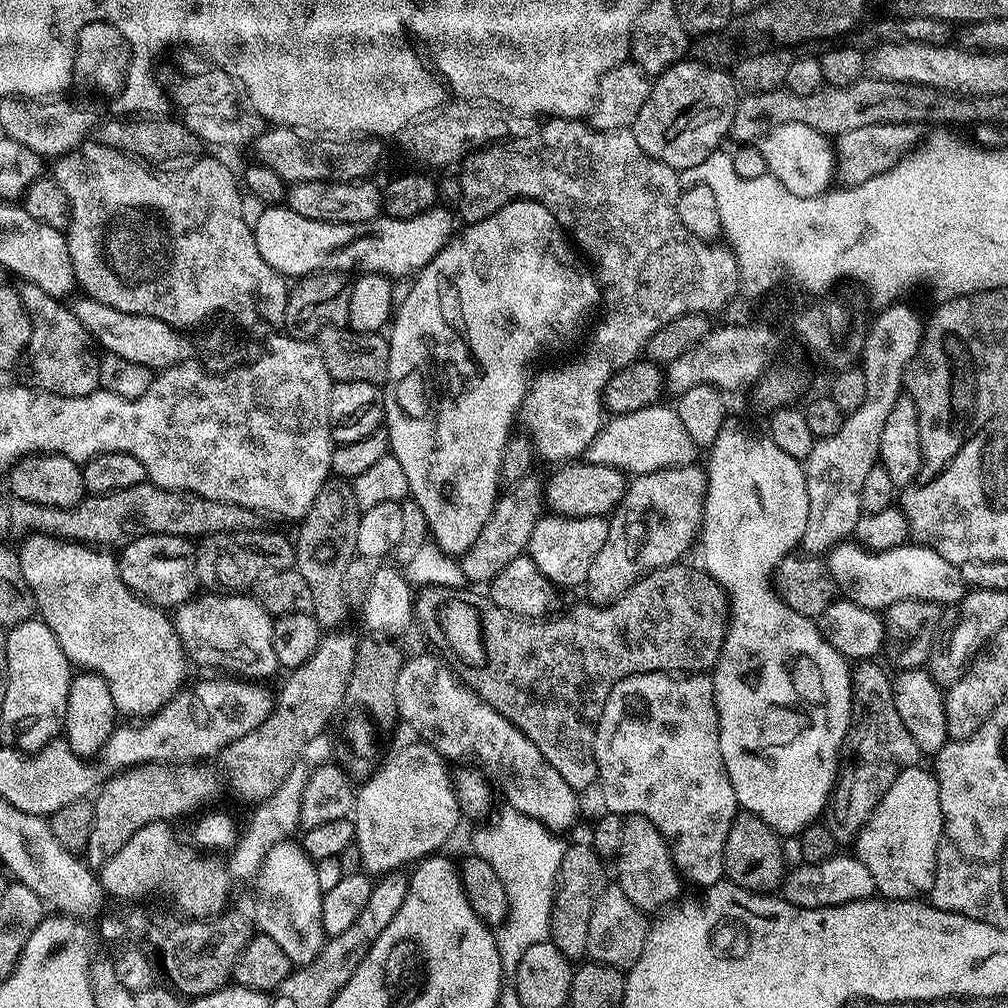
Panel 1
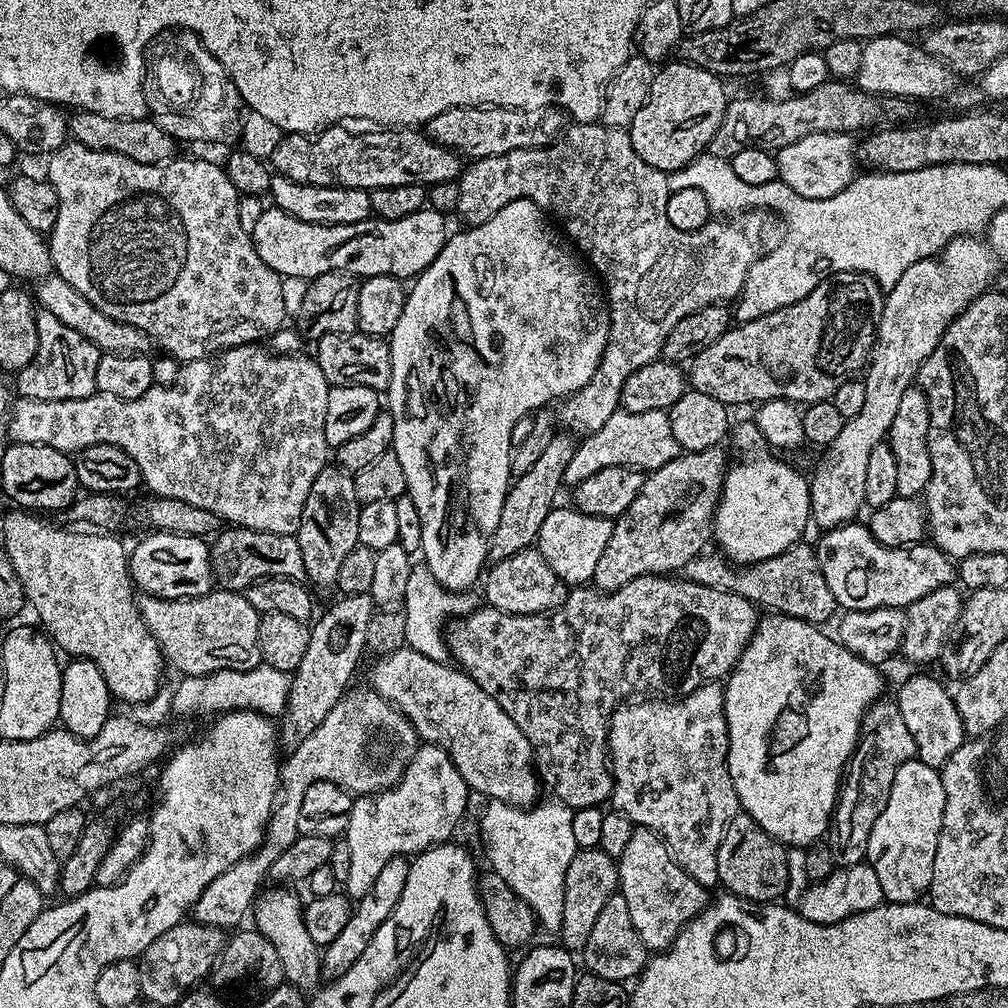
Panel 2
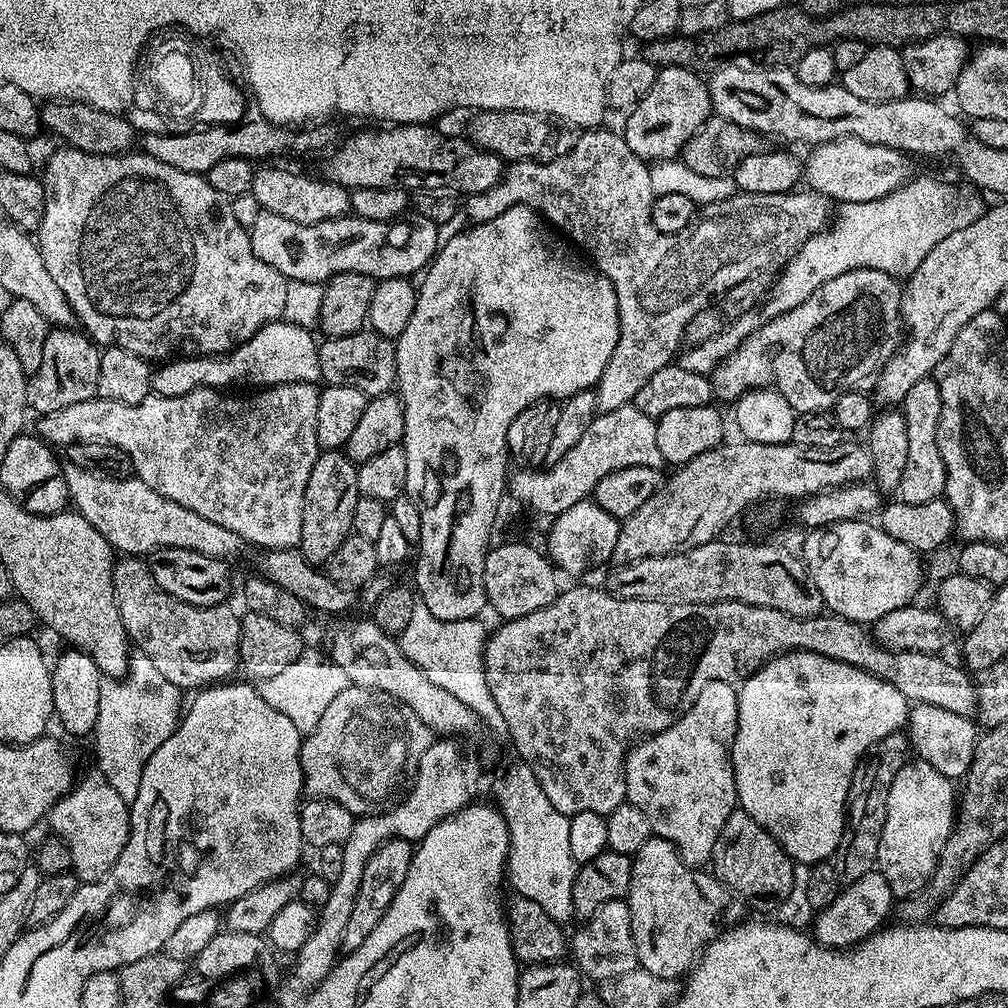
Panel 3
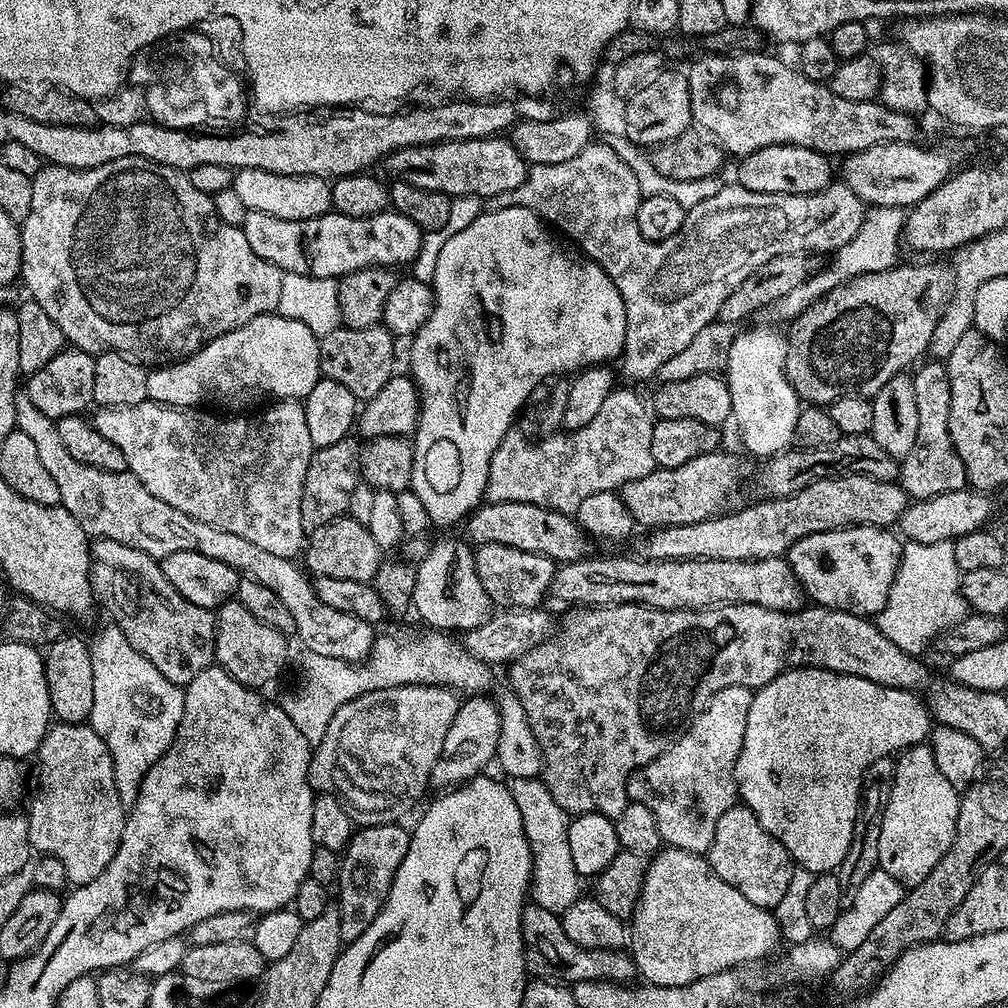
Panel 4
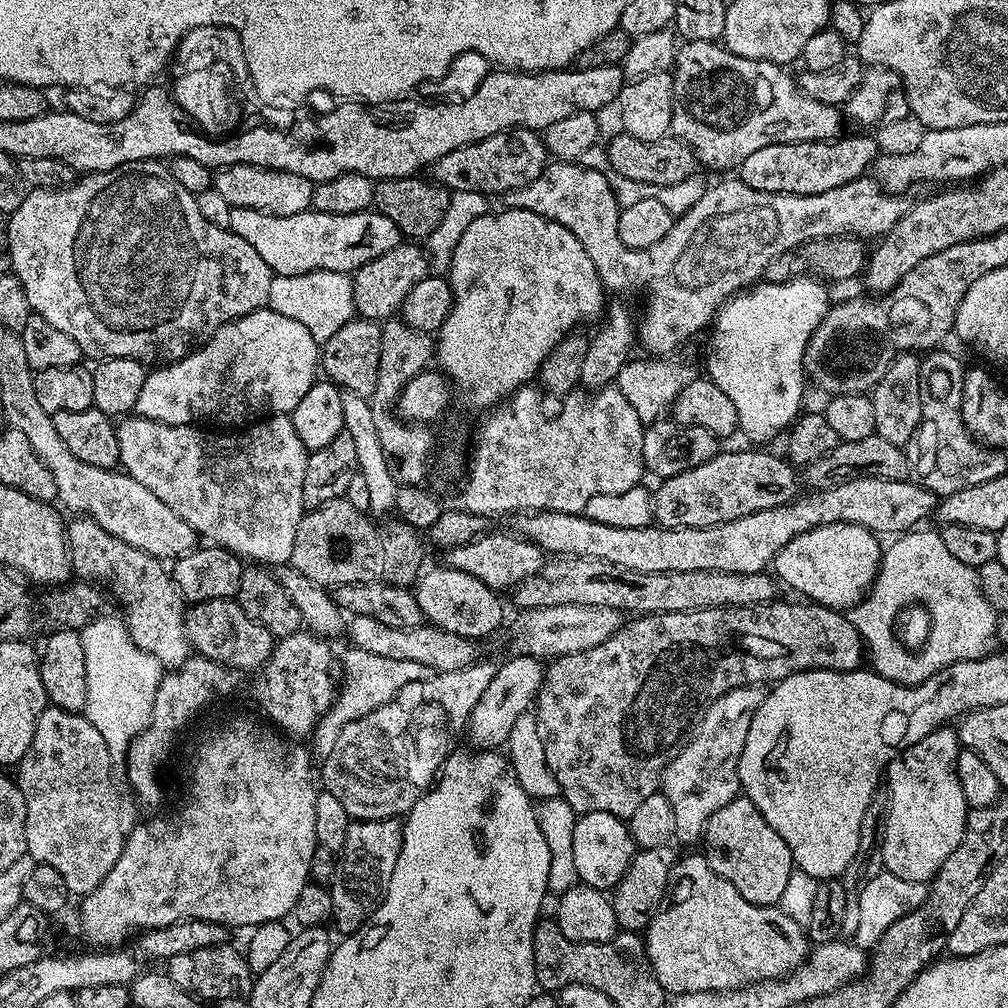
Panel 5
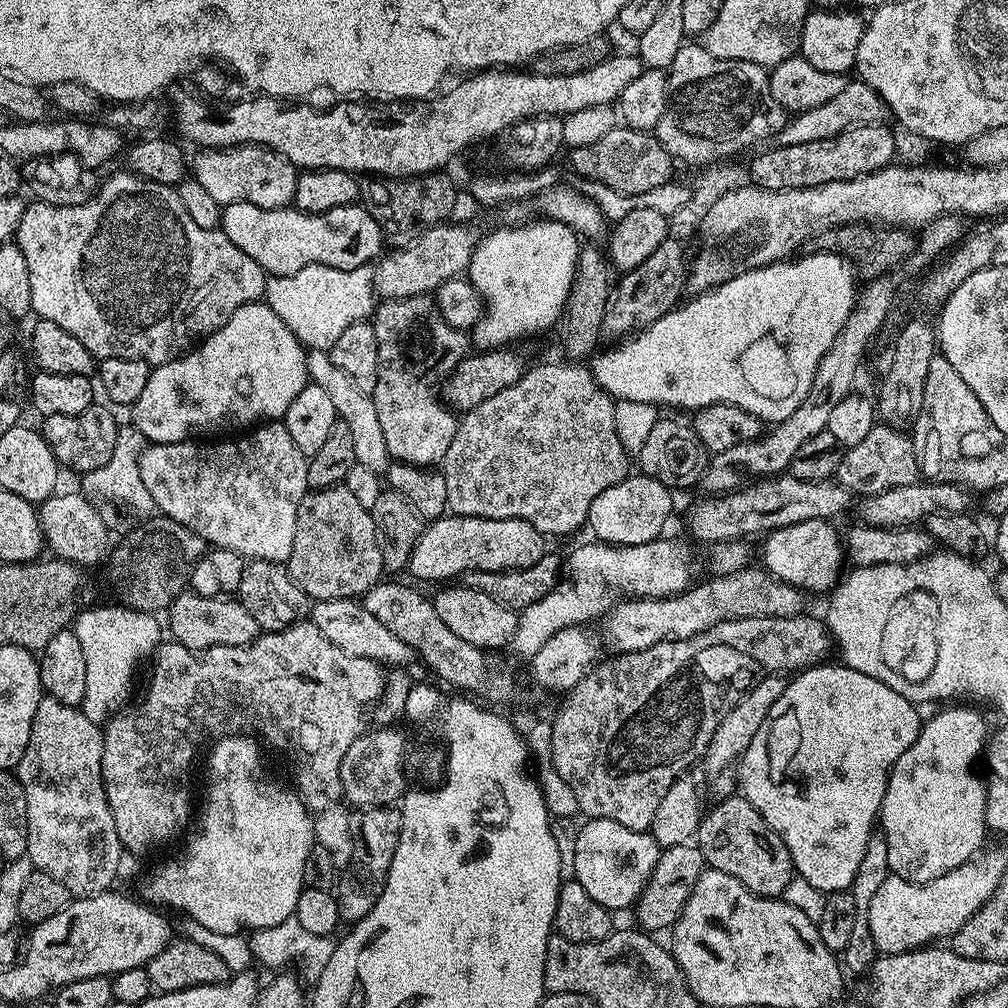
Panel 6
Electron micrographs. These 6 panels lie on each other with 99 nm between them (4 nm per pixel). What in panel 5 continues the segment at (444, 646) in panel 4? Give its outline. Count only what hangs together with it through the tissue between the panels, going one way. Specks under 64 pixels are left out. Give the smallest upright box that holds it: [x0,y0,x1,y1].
[310,646,430,758]

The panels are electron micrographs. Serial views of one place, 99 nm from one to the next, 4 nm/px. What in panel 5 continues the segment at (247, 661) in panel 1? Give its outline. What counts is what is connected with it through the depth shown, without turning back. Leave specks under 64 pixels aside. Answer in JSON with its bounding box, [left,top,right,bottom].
[66,516,190,670]

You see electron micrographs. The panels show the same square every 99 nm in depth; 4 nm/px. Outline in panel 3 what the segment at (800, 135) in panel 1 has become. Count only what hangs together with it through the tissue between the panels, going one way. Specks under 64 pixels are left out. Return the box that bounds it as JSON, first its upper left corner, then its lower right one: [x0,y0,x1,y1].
[802,136,913,202]

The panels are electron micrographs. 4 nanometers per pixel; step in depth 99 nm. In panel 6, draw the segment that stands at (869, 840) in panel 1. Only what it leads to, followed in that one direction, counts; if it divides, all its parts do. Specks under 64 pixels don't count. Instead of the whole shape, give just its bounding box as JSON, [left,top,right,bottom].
[878,708,990,884]

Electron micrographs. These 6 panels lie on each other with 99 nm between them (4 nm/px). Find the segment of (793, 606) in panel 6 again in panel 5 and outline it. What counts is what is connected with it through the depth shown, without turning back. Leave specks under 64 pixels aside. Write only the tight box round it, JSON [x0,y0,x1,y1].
[512,606,622,658]

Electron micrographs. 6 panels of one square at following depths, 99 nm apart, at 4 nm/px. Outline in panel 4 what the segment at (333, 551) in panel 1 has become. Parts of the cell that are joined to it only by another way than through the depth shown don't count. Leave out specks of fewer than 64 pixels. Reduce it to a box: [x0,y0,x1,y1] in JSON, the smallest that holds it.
[302,434,362,534]

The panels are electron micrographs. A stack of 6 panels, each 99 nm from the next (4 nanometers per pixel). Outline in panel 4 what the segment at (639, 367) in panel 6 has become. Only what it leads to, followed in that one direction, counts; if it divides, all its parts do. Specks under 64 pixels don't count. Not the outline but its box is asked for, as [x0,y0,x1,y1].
[726,328,802,458]

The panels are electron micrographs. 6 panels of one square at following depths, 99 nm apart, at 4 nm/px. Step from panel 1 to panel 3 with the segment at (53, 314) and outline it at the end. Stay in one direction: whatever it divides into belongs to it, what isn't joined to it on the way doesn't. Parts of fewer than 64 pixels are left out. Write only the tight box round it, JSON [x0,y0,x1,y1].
[26,326,101,416]

